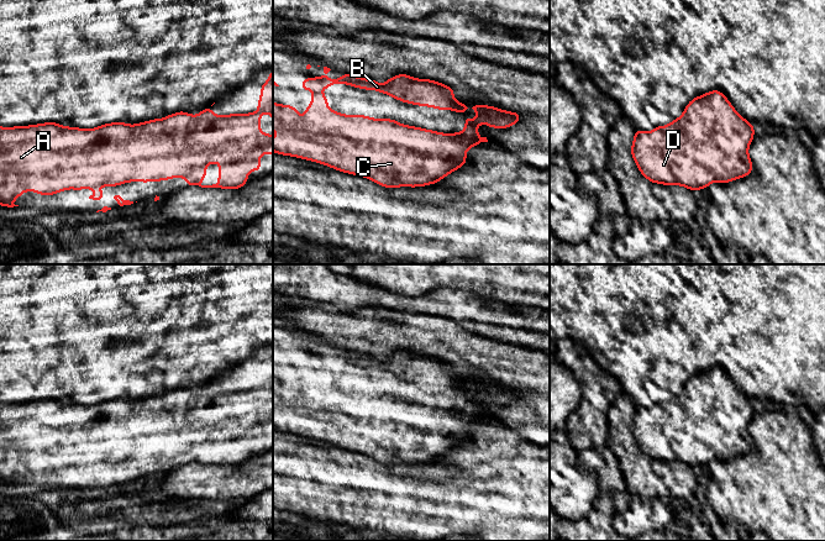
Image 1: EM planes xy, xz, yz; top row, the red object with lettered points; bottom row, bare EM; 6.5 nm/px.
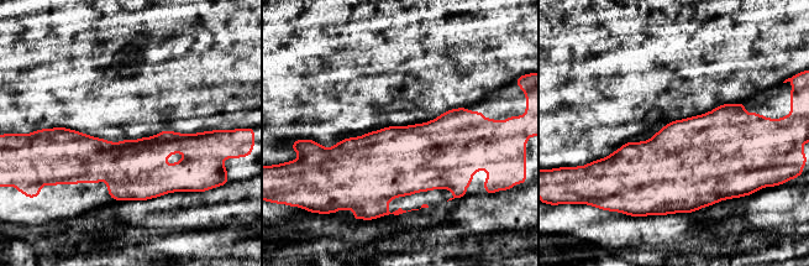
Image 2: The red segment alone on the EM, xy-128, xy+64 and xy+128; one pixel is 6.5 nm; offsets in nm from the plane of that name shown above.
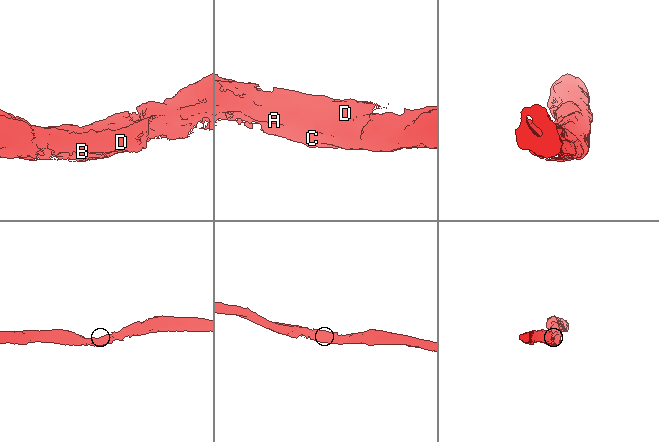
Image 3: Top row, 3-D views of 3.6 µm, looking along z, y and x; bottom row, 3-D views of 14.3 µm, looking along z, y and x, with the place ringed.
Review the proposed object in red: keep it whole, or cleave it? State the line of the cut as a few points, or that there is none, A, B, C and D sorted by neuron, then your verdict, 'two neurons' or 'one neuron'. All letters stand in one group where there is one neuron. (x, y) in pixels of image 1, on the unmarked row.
no cut; A B C D; one neuron

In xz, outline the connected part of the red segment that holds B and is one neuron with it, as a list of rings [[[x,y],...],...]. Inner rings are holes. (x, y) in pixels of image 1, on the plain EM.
[[[343,350],[331,357],[327,352],[305,354],[300,367],[312,367],[311,380],[305,384],[300,395],[298,385],[291,382],[273,379],[273,429],[300,436],[325,441],[336,447],[352,452],[364,453],[384,464],[426,463],[440,459],[441,456],[468,438],[464,430],[473,422],[488,419],[479,414],[477,404],[483,399],[489,405],[504,406],[519,400],[522,394],[519,389],[505,388],[490,382],[464,382],[458,379],[453,369],[456,366],[430,356],[417,356],[409,351],[396,351],[384,361],[377,357]],[[335,361],[352,362],[358,366],[375,367],[411,382],[429,383],[437,387],[453,387],[462,392],[467,385],[478,390],[473,398],[464,393],[466,404],[462,409],[443,410],[400,400],[393,395],[372,395],[367,392],[345,392],[329,384],[327,373],[320,367]]]

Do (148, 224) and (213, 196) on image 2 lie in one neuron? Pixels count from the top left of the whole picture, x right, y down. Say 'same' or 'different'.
same

